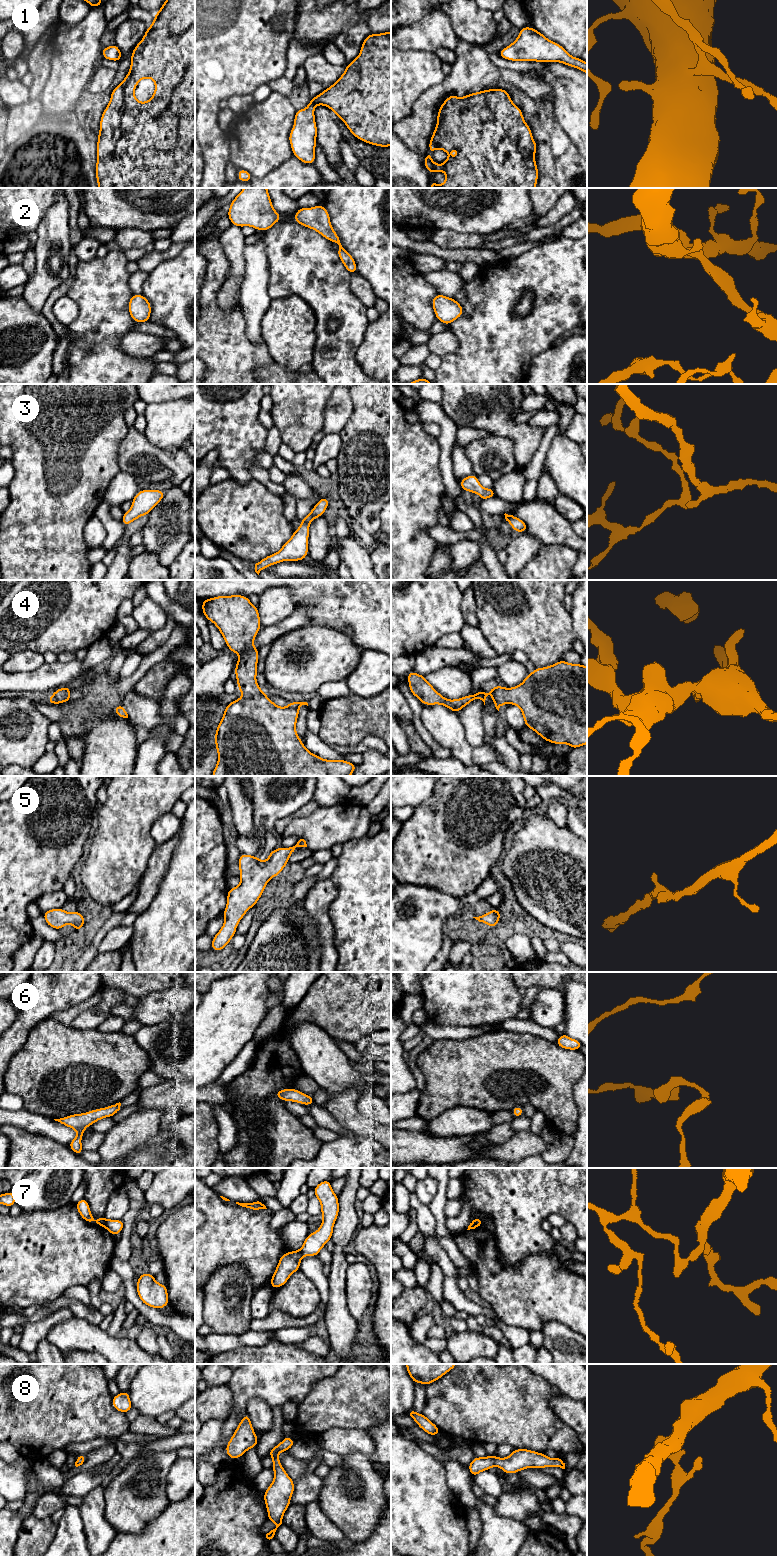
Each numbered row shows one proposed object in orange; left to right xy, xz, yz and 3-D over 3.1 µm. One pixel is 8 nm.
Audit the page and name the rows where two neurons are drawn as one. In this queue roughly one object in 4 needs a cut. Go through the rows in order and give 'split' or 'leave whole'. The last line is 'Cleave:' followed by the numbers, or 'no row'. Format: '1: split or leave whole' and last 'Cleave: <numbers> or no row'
1: leave whole
2: leave whole
3: leave whole
4: leave whole
5: leave whole
6: leave whole
7: split
8: leave whole
Cleave: 7

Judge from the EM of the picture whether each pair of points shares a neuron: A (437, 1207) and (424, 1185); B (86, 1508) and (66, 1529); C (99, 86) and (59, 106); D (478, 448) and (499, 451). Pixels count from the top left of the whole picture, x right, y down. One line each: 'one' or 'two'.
A: two
B: two
C: two
D: one

